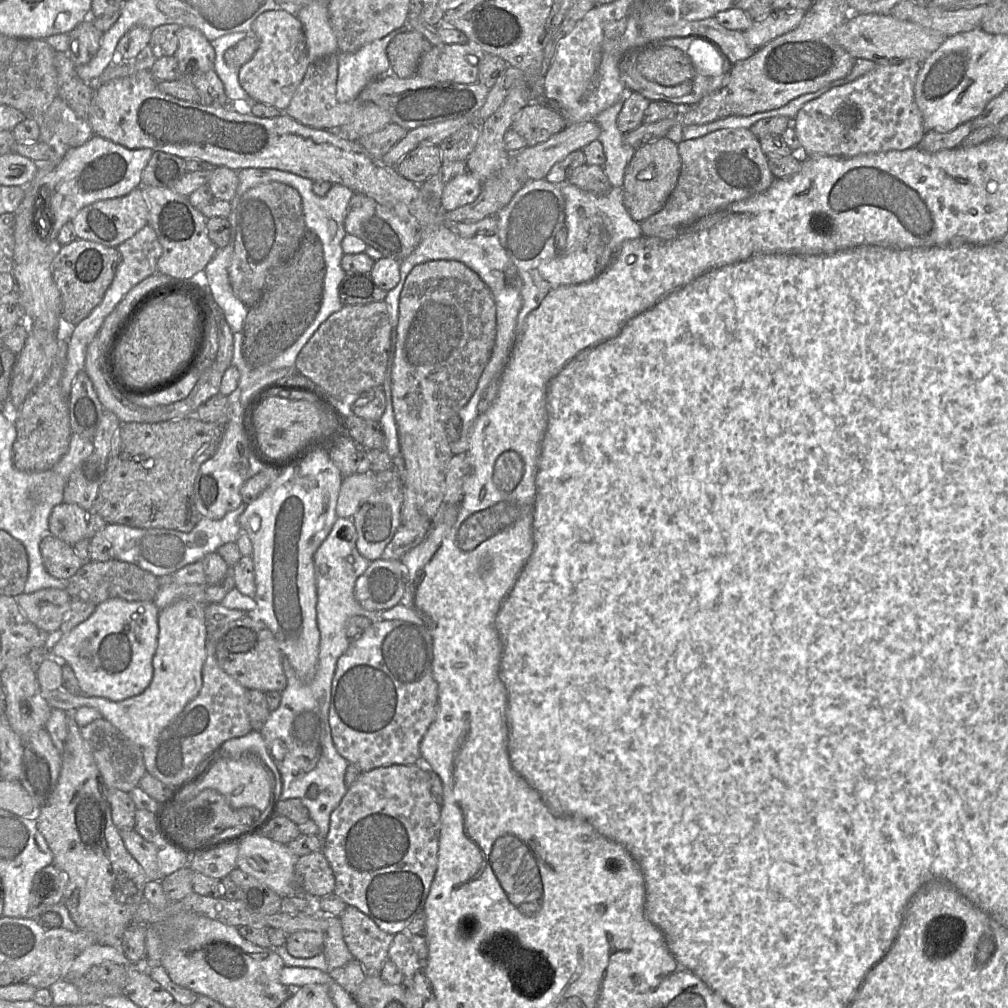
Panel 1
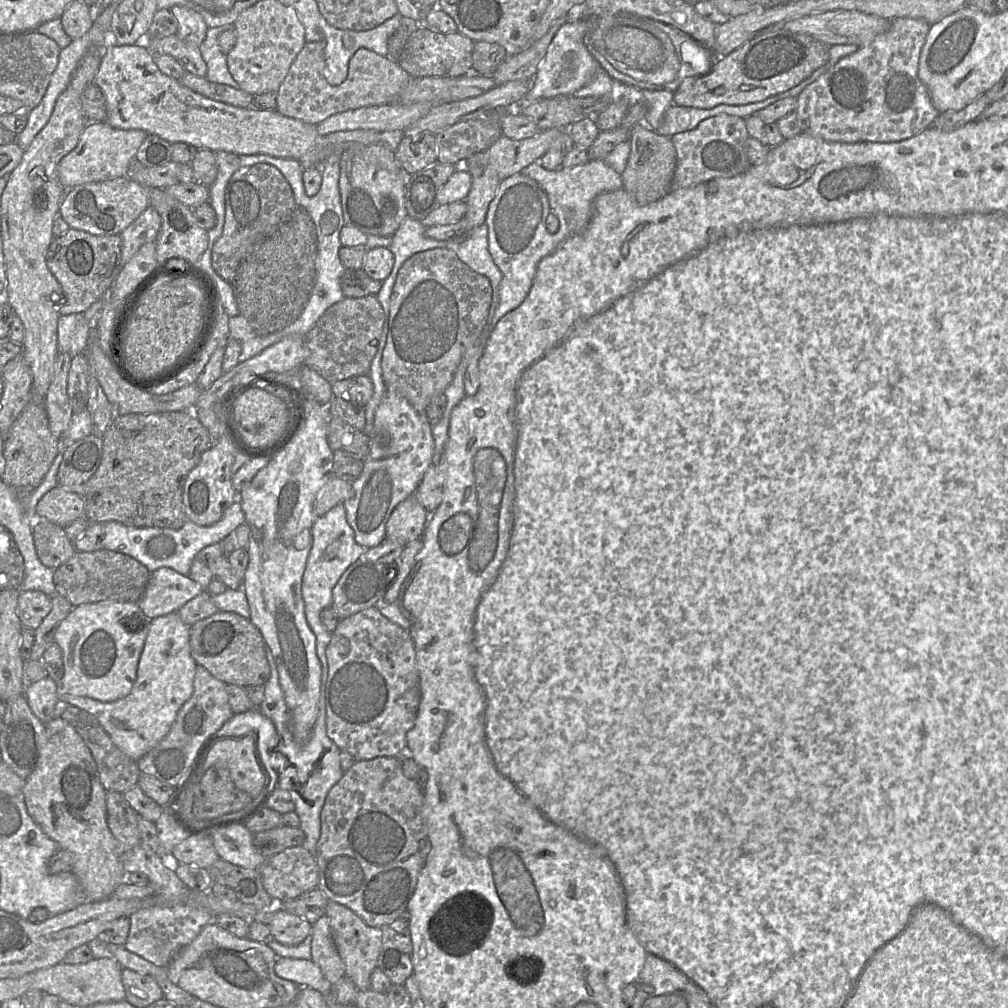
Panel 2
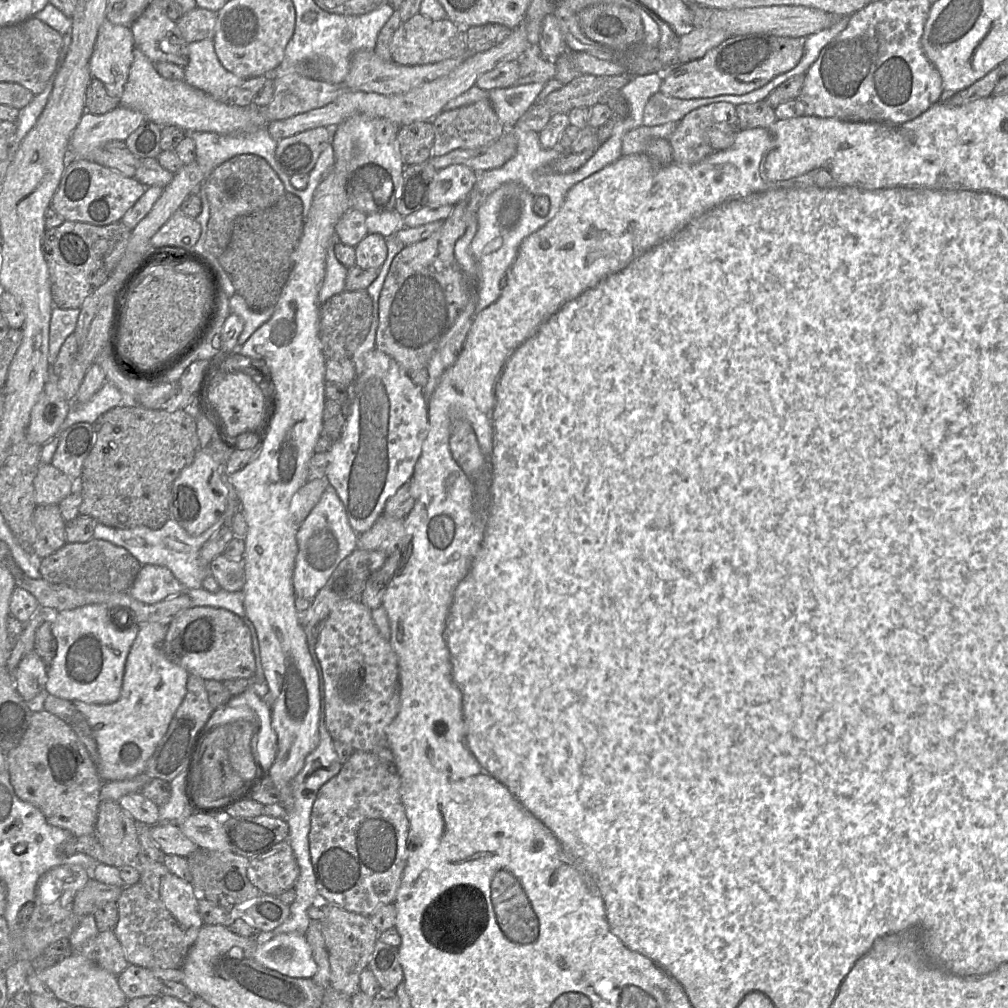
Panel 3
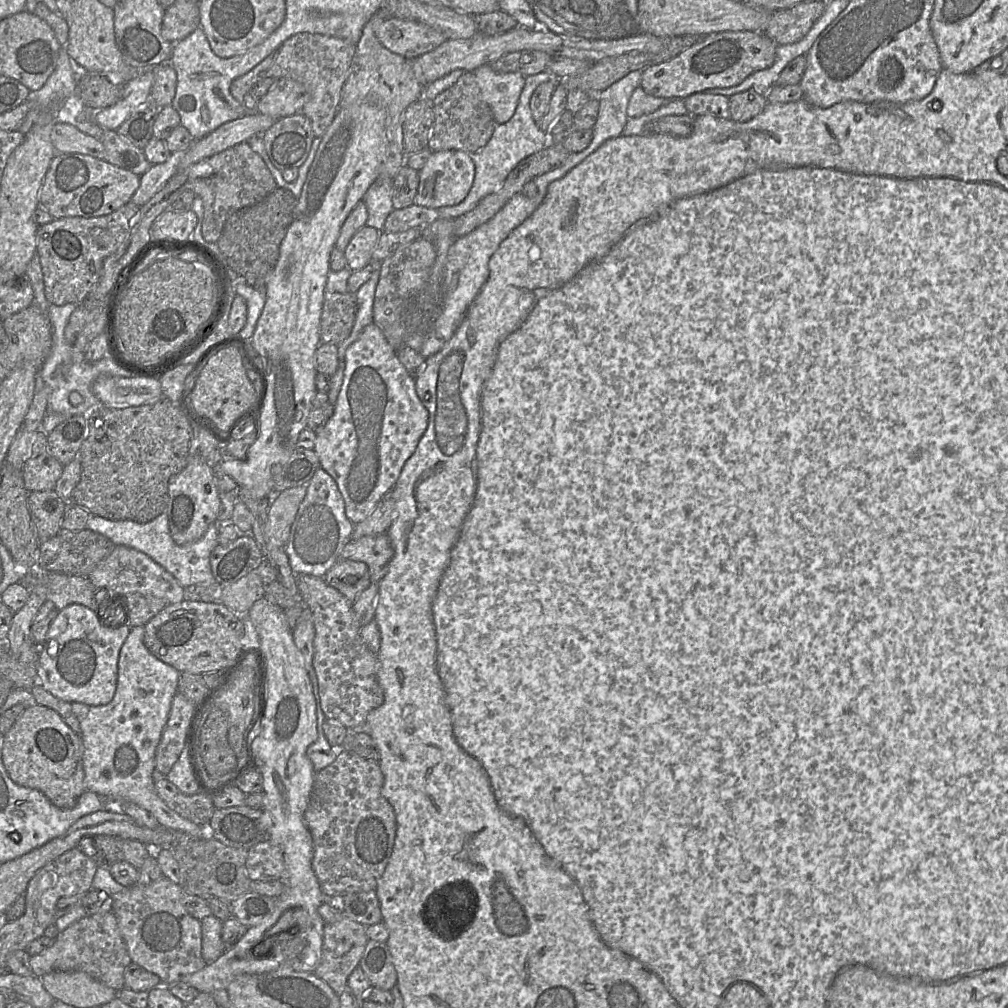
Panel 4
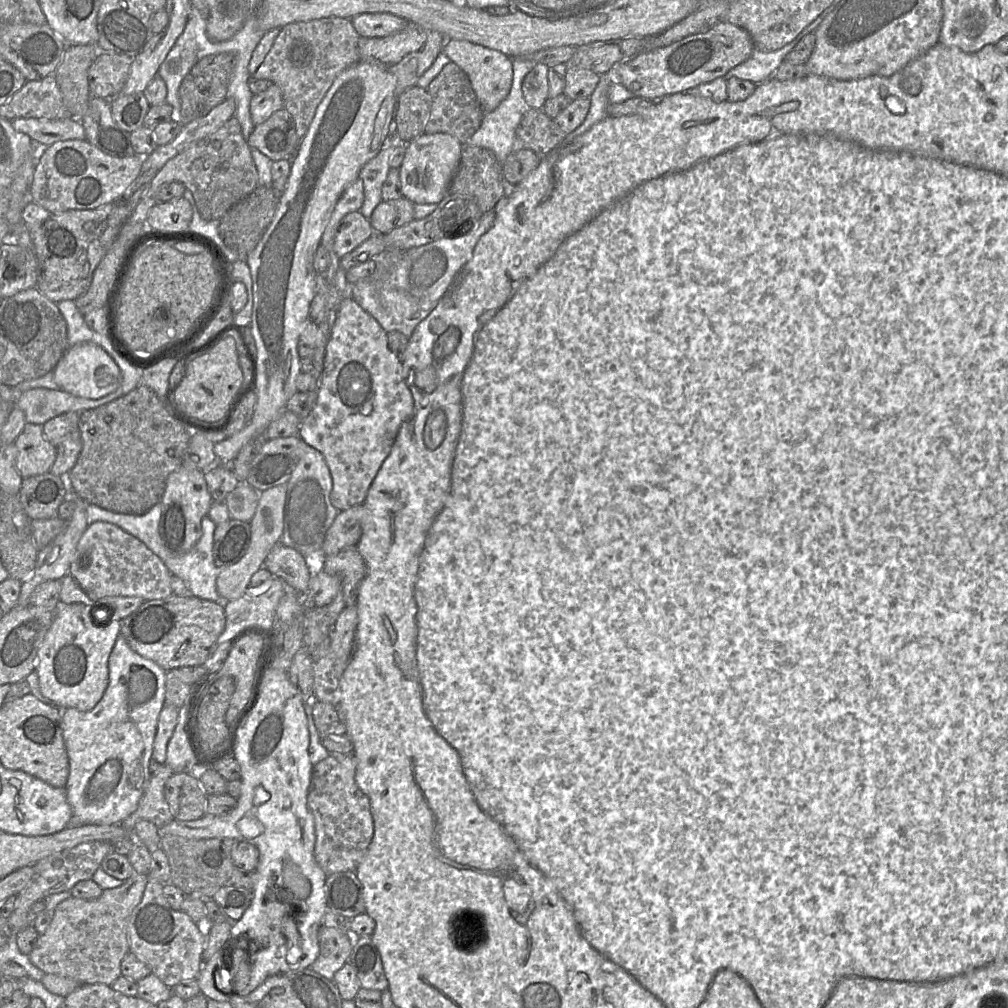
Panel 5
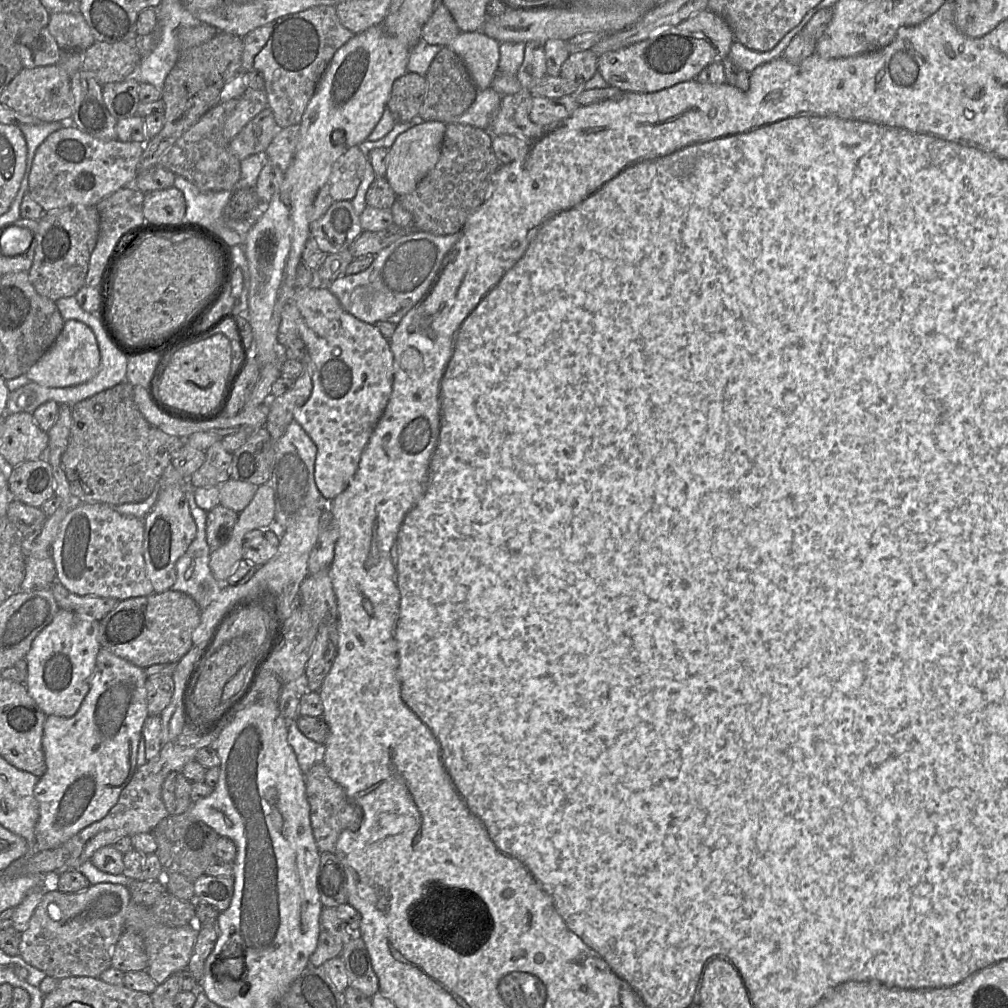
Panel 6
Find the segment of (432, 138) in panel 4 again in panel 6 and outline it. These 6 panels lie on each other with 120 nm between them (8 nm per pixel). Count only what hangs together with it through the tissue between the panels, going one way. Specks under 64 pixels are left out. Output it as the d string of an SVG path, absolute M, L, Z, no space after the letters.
M442 46L434 57L425 75L427 94L419 115L424 122L439 121L452 123L454 117L462 115L474 102L477 88L462 59L448 46Z

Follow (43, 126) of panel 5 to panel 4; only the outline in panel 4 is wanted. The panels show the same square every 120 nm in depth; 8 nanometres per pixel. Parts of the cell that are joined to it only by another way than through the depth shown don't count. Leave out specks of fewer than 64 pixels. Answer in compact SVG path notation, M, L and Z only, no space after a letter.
M56 121L52 126L50 139L57 153L75 153L106 160L103 144L69 122Z

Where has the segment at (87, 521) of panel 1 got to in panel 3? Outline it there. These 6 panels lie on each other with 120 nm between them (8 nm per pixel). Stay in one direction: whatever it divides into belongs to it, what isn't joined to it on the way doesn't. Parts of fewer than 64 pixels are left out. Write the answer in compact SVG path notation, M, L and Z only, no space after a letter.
M41 462L33 482L35 506L59 505L73 492L76 482L54 467L51 462Z

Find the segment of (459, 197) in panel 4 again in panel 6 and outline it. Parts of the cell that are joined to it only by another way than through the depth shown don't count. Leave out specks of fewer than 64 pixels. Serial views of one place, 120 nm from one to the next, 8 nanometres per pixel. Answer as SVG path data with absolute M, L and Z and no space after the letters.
M428 121L416 124L397 136L388 151L386 179L397 196L409 194L418 183L435 167L440 157L446 124Z

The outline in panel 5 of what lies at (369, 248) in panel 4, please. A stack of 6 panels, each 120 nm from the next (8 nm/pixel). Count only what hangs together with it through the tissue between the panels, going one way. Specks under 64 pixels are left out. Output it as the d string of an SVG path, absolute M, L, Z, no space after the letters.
M360 211L350 212L340 222L334 239L334 251L341 258L371 238L373 234L371 223Z

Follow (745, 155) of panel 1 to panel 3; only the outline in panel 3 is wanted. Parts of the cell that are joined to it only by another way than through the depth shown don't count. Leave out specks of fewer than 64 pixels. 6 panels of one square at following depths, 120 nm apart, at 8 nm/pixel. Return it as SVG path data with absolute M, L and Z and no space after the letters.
M716 102L698 107L686 114L668 139L675 163L693 165L720 150L729 148L738 128L736 107L729 102Z

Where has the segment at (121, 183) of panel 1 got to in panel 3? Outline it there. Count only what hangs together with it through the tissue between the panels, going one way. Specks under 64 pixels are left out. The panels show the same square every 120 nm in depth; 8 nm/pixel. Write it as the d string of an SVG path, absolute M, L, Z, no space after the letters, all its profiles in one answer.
M120 105L102 115L86 111L70 139L68 159L90 160L94 150L112 141L125 142L145 120L140 112Z

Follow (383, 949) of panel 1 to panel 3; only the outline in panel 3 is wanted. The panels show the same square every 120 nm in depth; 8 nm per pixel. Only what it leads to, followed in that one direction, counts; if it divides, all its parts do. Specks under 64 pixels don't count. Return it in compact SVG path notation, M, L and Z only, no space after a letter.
M328 903L323 908L323 911L325 917L321 920L321 931L329 955L330 987L351 998L359 992L360 974L367 968L380 932L374 927L368 917L346 911L336 904Z

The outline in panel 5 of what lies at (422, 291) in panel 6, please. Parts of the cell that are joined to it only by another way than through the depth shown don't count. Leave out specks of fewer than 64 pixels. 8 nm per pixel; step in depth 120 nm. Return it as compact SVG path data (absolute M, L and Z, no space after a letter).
M493 209L484 214L476 223L473 224L471 229L465 233L441 237L425 245L403 251L399 261L393 267L392 271L379 274L378 268L375 269L375 272L372 275L351 284L351 298L361 308L374 317L387 333L390 331L399 331L409 338L417 325L436 307L456 275L471 259L478 240L493 226L494 220L495 212Z

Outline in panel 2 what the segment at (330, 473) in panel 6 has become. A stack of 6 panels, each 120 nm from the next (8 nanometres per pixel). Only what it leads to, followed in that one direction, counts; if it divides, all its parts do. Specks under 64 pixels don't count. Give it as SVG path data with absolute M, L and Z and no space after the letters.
M389 390L375 411L373 430L367 436L369 453L360 475L352 481L351 497L343 504L356 542L372 548L385 540L386 524L393 510L415 492L433 464L434 438L427 416L418 413L405 398Z

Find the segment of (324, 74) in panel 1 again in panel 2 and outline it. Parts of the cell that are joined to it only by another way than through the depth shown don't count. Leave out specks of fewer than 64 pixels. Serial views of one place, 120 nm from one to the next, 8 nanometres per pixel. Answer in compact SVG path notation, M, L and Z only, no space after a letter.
M309 42L299 52L277 91L276 112L307 124L318 125L328 117L348 110L396 103L398 96L415 79L390 58L360 48L349 61L346 80L340 85L330 85L324 75L324 47L323 42Z

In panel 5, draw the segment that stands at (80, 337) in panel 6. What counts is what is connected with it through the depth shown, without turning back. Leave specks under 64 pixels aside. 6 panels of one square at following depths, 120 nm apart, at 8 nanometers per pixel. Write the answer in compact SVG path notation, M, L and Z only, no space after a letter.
M85 342L69 347L53 369L59 390L74 396L100 399L115 392L121 385L122 375L114 360L97 344Z

